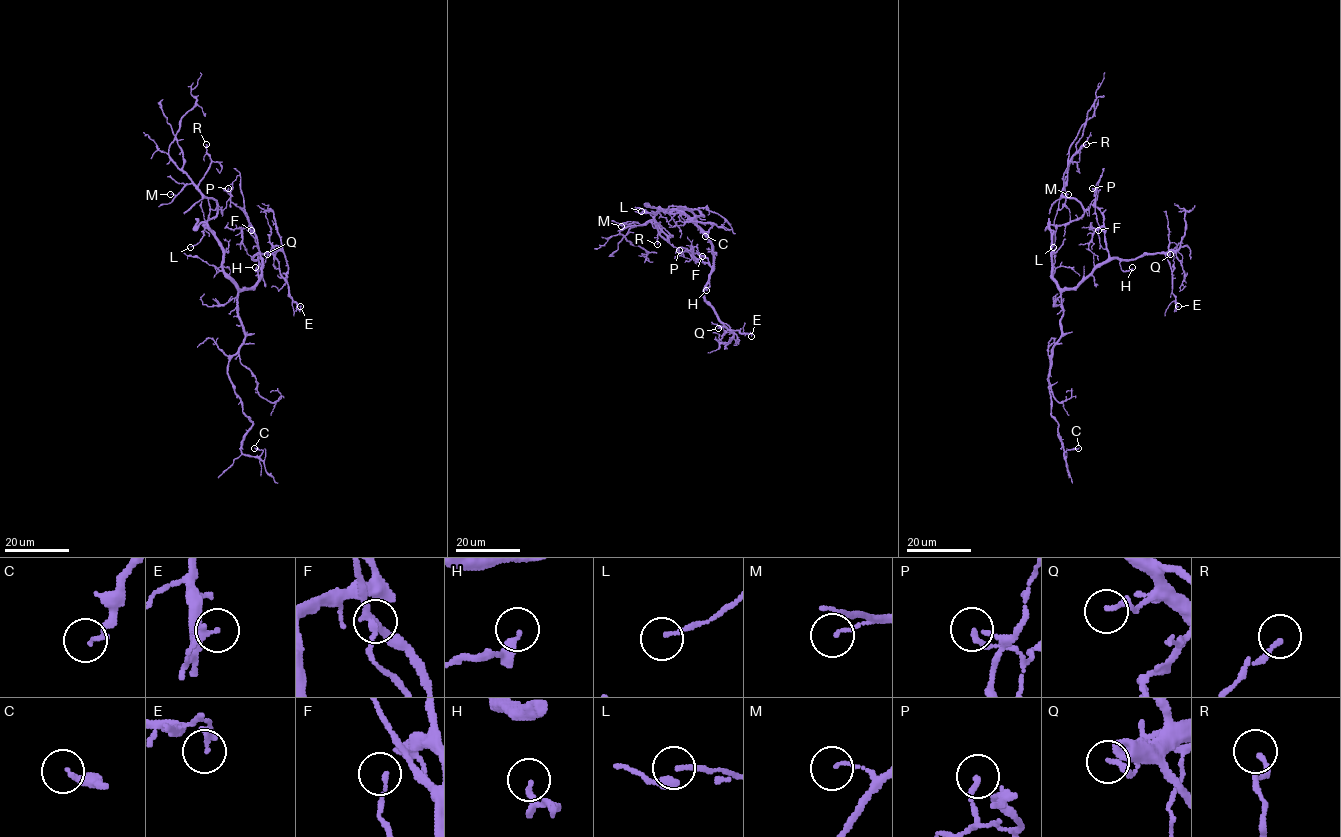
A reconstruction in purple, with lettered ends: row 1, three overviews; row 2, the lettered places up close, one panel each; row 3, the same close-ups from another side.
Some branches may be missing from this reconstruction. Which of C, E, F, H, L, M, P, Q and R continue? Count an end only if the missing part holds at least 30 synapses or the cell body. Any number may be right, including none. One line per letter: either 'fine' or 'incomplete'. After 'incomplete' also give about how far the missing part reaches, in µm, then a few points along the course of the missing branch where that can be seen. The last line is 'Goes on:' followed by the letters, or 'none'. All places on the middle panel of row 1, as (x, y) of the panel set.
C: fine
E: fine
F: fine
H: fine
L: fine
M: fine
P: fine
Q: fine
R: fine
Goes on: none

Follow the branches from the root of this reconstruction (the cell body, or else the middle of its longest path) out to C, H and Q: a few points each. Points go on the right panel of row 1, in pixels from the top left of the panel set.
C: (1052, 259), (1063, 317), (1050, 357), (1051, 416), (1064, 456), (1078, 448)
H: (1052, 259), (1052, 280), (1061, 288), (1074, 288), (1098, 267), (1114, 258), (1123, 270), (1132, 267)
Q: (1052, 259), (1052, 280), (1061, 288), (1074, 288), (1098, 267), (1114, 258), (1132, 259), (1147, 254), (1170, 254)

